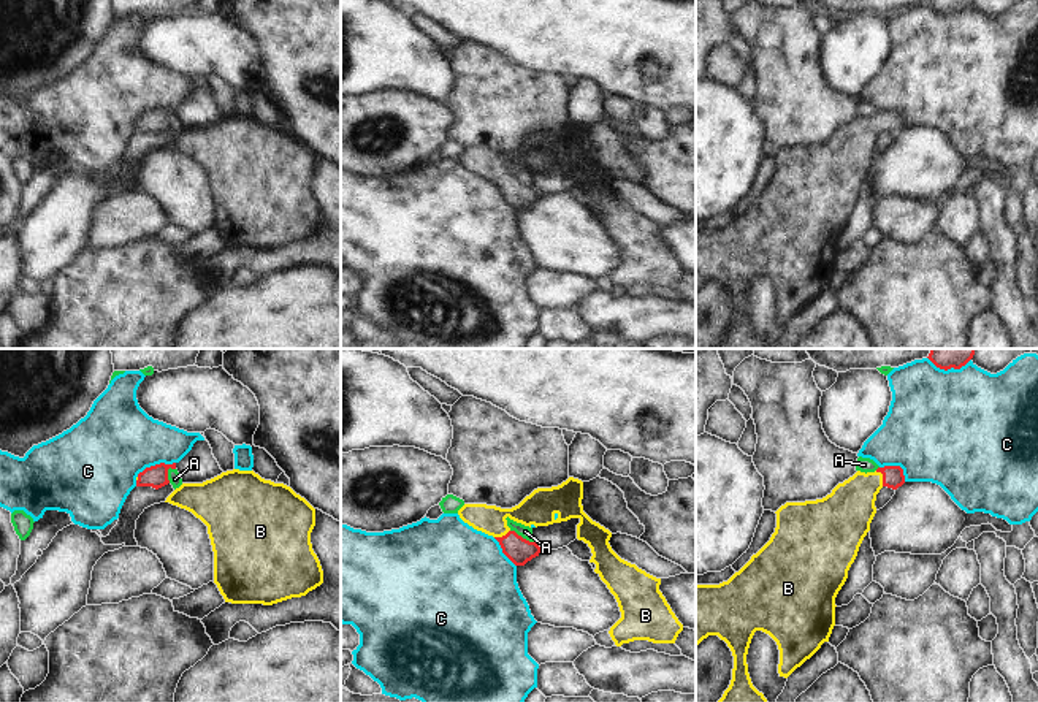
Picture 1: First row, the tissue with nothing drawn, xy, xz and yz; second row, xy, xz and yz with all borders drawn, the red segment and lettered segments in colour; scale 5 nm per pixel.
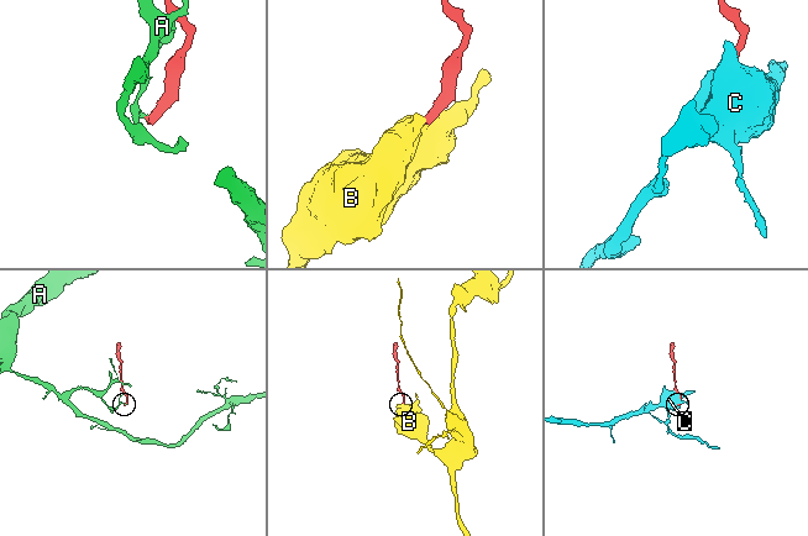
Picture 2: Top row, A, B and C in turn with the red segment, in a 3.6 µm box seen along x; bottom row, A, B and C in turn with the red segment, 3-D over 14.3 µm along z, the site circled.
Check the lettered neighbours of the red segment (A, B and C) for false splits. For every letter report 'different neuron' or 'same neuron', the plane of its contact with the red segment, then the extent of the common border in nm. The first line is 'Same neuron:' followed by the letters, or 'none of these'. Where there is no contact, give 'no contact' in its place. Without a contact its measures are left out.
Same neuron: B
A: different neuron | xz | 140 nm
B: same neuron | yz | 90 nm
C: different neuron | xy | 220 nm

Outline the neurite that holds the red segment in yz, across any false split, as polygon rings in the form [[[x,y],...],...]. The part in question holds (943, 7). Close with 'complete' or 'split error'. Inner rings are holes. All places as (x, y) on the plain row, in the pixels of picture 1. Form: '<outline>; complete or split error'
[[[929,0],[927,2],[937,13],[940,14],[960,14],[962,11],[965,11],[973,0]]]; complete

